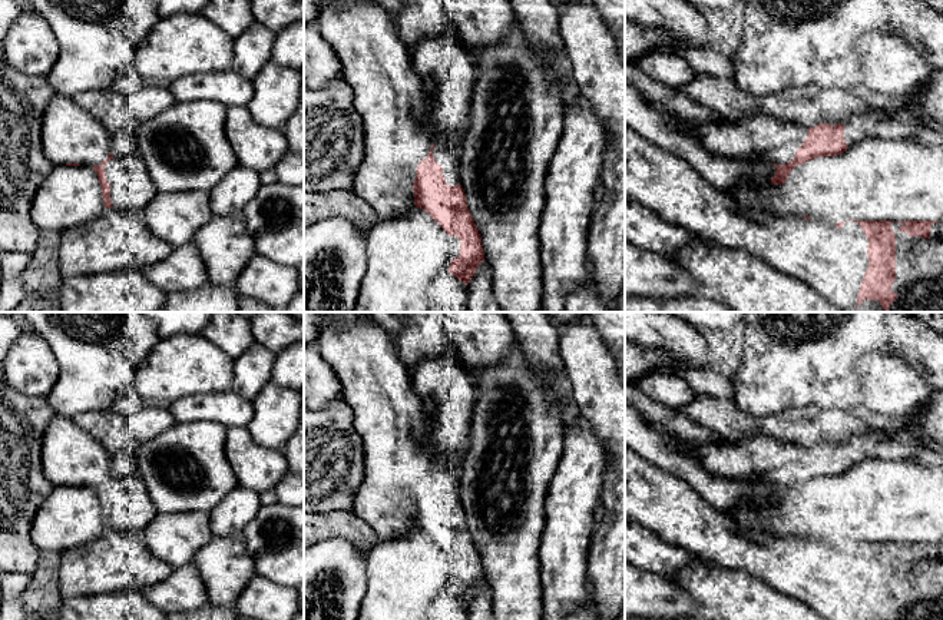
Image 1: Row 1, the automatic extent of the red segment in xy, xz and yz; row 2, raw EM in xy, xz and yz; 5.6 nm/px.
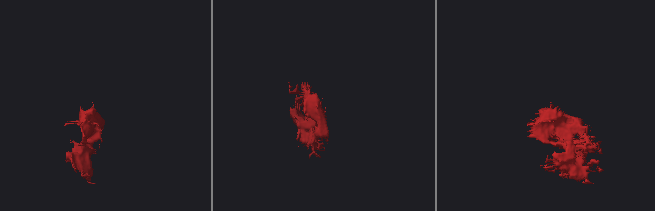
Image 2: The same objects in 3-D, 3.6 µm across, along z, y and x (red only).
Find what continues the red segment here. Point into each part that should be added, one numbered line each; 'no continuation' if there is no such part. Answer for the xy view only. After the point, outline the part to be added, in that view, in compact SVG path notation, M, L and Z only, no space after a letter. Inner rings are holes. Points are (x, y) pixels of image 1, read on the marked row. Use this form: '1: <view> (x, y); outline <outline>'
1: xy (122, 143); outline M123 129L112 135L110 153L118 156L129 156L135 150L135 143L132 139L132 130Z

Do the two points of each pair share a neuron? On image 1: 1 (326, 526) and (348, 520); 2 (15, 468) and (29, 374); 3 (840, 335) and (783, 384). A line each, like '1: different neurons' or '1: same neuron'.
1: same neuron
2: different neurons
3: same neuron

